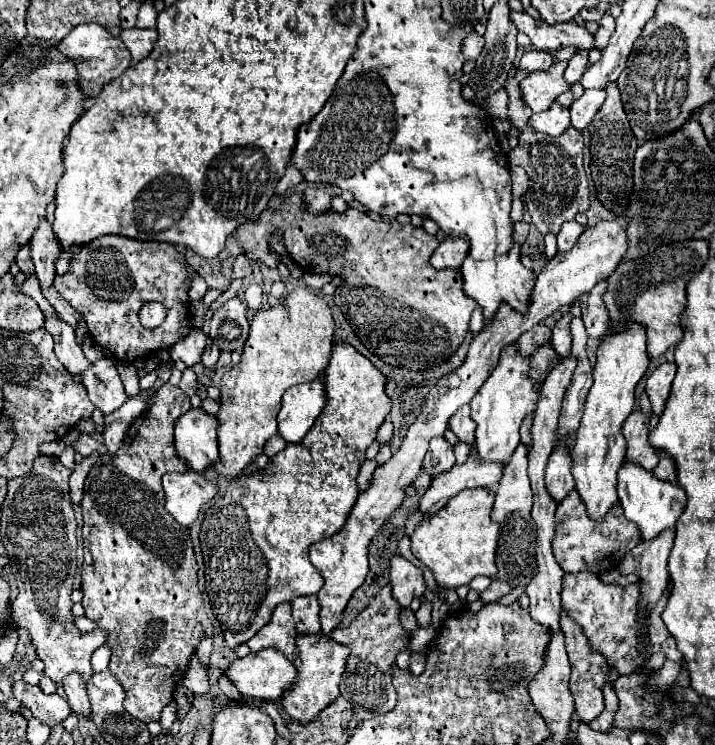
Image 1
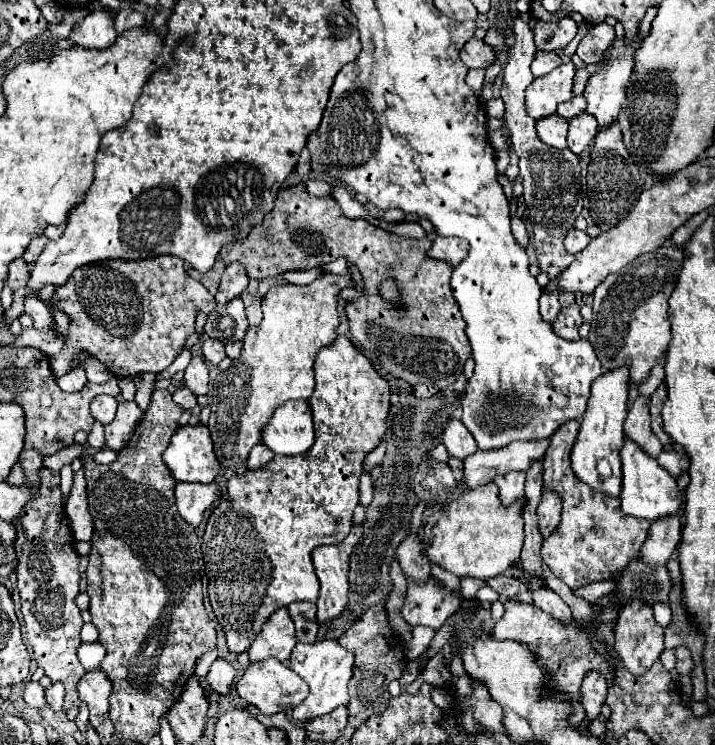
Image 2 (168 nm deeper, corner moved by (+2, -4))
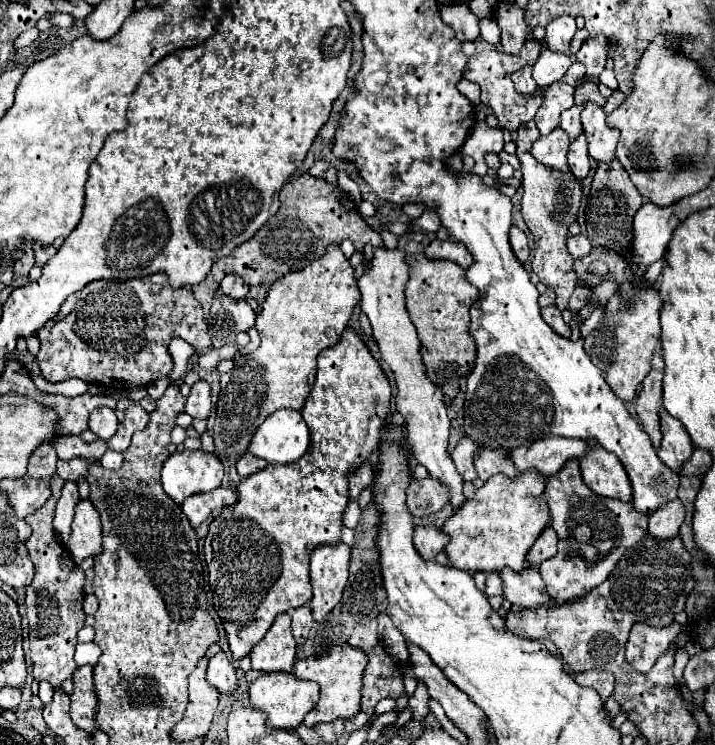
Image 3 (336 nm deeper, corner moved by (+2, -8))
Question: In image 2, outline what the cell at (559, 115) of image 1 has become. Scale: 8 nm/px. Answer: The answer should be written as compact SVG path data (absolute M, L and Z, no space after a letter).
M557 113L539 119L537 121L537 135L543 139L543 143L555 147L555 149L565 149L567 147L567 121L559 117Z

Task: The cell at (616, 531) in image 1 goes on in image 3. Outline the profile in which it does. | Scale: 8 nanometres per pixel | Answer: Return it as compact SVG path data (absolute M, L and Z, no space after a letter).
M567 463L557 475L549 477L545 497L559 545L557 555L539 565L539 573L545 581L545 591L557 601L587 595L593 587L601 585L623 553L647 533L647 515L639 513L631 503L593 493L581 479L579 463Z

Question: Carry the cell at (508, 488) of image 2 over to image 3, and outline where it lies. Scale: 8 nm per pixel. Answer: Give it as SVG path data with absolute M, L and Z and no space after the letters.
M487 445L477 447L477 451L475 451L475 469L477 469L479 479L489 479L493 473L505 473L509 477L515 477L515 473L517 473L511 459L507 459L497 449L487 451Z

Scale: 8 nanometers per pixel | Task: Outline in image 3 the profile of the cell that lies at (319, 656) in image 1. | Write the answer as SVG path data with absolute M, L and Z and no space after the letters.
M347 643L341 647L331 647L331 651L321 655L321 657L297 661L295 663L295 675L299 679L309 679L309 681L315 681L321 685L321 699L317 701L317 707L313 711L309 711L309 715L305 715L303 723L307 727L315 727L317 723L355 717L361 711L359 709L361 687L363 687L361 679L363 679L363 671L365 671L367 663L369 663L367 653L363 649L351 647Z

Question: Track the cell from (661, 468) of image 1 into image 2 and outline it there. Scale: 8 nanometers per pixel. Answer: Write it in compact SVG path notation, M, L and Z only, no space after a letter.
M663 451L663 453L659 455L657 463L659 463L665 471L669 471L669 475L679 477L683 471L687 471L687 467L689 467L689 457L687 457L685 453L675 453L675 451L667 453L667 451Z

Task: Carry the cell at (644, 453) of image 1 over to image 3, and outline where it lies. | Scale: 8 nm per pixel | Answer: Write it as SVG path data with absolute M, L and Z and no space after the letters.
M651 369L649 375L641 383L641 391L635 401L637 417L643 425L643 431L651 437L653 447L657 449L661 443L661 427L659 427L659 409L661 409L661 381L663 371Z

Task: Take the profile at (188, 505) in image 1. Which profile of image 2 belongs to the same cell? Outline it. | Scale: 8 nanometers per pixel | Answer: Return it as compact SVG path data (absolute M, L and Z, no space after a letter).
M177 483L175 485L175 503L179 515L191 525L197 527L203 519L203 513L217 499L217 483L197 485L197 483Z

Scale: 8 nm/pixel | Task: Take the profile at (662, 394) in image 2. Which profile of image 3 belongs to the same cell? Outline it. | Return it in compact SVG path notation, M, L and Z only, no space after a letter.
M661 411L661 433L663 441L657 455L671 471L681 473L683 465L691 459L695 447L681 423L677 419L671 419L667 411Z

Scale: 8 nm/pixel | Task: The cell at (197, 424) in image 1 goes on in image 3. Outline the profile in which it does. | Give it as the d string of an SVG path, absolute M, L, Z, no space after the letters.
M177 451L169 455L161 469L161 485L165 493L181 505L187 497L209 493L223 481L221 461L207 451Z

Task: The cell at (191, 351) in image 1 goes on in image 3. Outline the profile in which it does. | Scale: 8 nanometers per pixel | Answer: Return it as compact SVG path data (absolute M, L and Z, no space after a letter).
M197 381L191 387L191 395L187 397L185 413L193 419L207 419L211 413L211 389L205 381Z

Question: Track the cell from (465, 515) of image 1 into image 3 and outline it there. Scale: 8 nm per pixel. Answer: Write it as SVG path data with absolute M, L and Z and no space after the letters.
M525 471L513 479L497 473L481 489L477 489L475 499L465 501L461 511L455 511L441 527L451 537L445 553L453 567L467 573L491 573L501 571L501 567L521 571L527 551L541 535L541 531L551 523L551 513L543 495L545 485L545 475L539 471Z

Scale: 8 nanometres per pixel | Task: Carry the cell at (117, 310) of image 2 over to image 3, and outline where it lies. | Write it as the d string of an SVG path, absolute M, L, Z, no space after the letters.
M155 273L151 277L131 281L93 281L89 283L89 287L85 287L85 291L71 295L63 303L61 315L57 315L53 323L47 323L39 331L41 351L37 353L37 363L41 375L49 383L59 383L77 377L85 383L107 387L147 385L171 373L173 359L169 355L169 341L175 333L177 337L187 341L195 349L195 353L205 353L211 349L211 339L207 333L207 323L203 319L201 303L193 297L193 293L187 287L169 287L165 273Z

